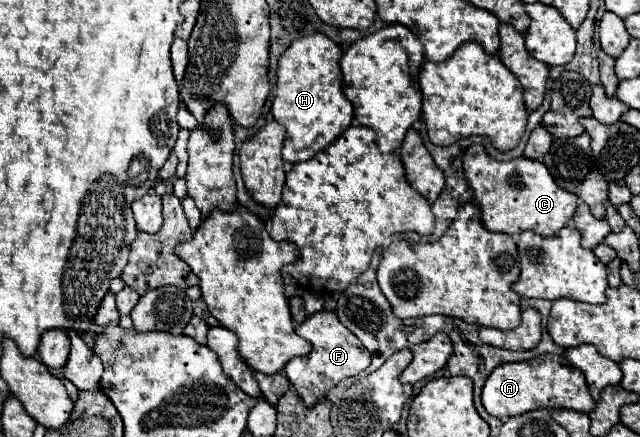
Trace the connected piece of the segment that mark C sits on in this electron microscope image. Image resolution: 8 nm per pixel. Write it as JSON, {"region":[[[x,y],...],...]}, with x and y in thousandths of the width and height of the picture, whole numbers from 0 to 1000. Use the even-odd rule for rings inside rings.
{"region":[[[741,327],[725,350],[725,405],[741,437],[744,469],[753,487],[753,515],[763,529],[806,538],[813,529],[834,529],[847,538],[872,533],[900,483],[903,451],[875,432],[853,378],[822,359],[800,368],[775,368],[759,355],[753,332]]]}

